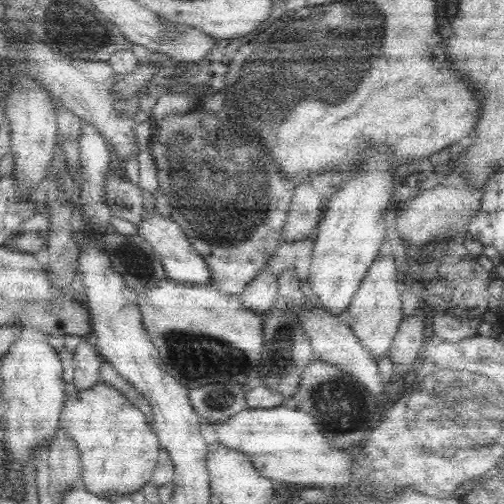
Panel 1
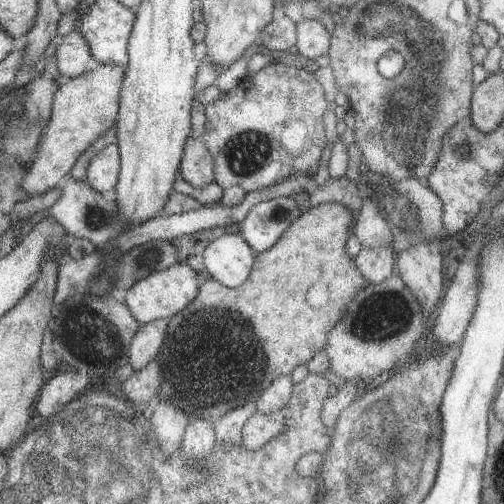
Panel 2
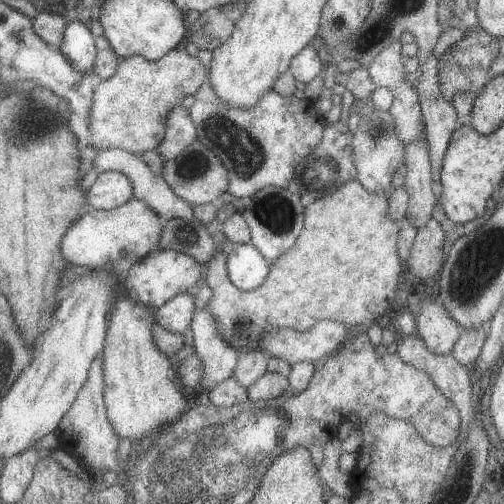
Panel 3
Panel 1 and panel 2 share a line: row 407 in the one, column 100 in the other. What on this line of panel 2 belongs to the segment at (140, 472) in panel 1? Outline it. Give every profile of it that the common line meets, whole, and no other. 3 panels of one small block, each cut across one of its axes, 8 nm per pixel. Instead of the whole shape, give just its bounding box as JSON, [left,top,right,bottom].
[17,64,123,200]

